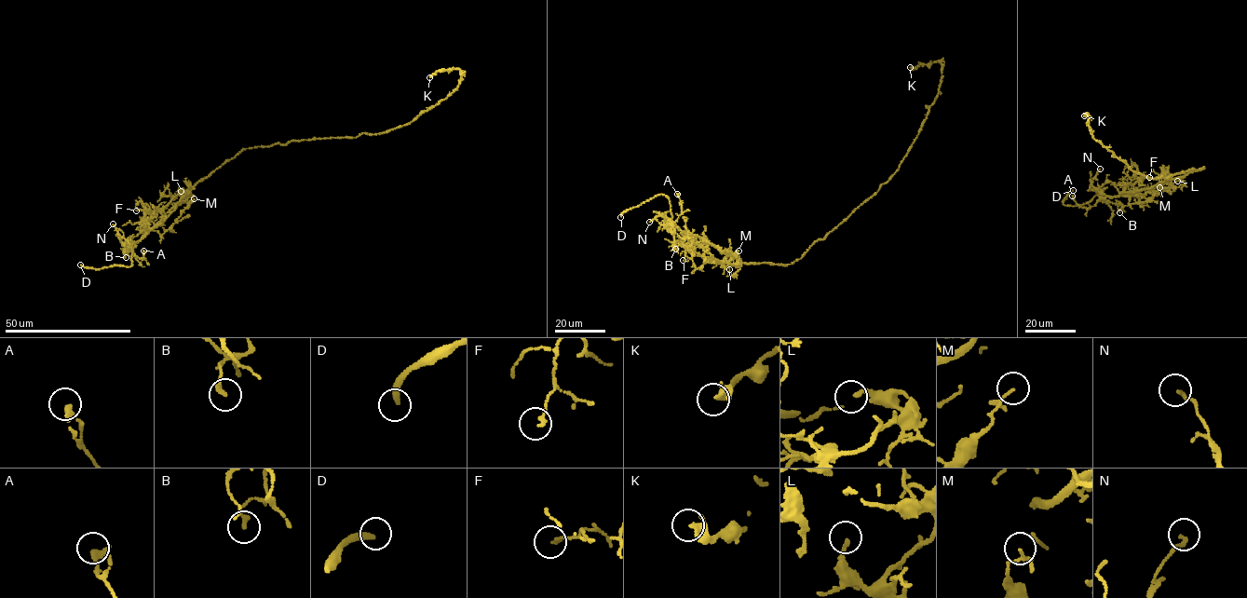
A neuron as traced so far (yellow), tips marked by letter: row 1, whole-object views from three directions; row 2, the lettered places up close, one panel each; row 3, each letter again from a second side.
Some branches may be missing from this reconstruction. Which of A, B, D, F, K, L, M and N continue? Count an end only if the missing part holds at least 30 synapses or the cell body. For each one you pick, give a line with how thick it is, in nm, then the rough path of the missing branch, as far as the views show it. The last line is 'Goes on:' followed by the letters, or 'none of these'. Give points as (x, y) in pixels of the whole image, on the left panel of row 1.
D: 280 nm
Goes on: D

